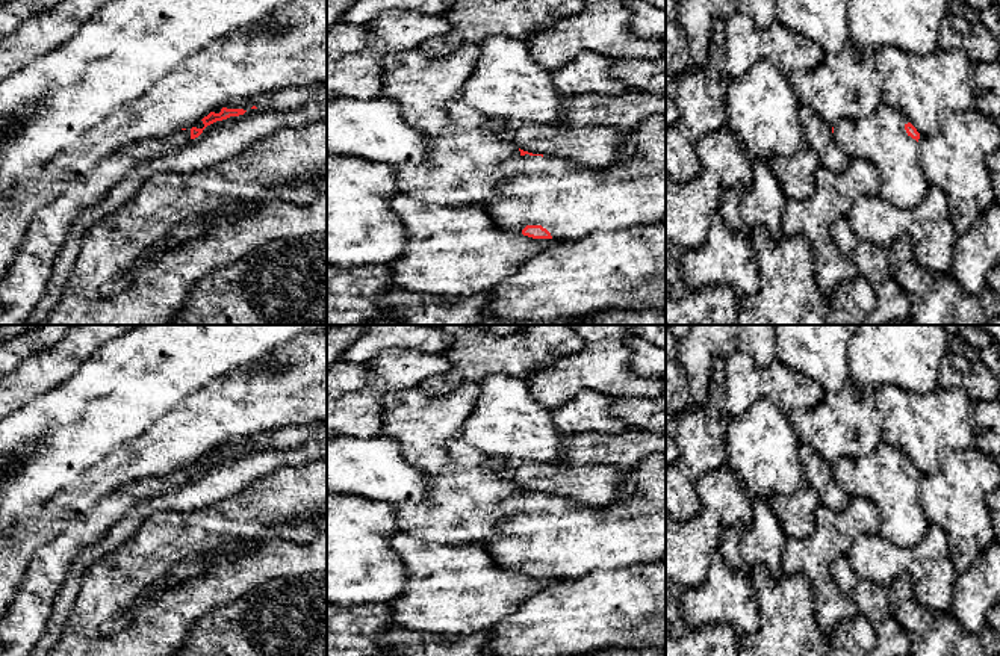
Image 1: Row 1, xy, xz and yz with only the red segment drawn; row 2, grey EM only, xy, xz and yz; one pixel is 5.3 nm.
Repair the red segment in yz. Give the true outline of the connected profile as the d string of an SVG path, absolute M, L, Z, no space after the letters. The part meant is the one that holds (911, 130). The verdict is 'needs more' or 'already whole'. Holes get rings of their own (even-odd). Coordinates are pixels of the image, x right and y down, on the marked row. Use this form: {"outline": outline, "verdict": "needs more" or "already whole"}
{"outline": "M882 103L873 116L847 118L832 127L837 147L850 159L865 159L879 171L879 196L899 209L917 207L927 193L918 153L920 133L897 109Z", "verdict": "needs more"}

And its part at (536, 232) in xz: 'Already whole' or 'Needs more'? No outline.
Needs more

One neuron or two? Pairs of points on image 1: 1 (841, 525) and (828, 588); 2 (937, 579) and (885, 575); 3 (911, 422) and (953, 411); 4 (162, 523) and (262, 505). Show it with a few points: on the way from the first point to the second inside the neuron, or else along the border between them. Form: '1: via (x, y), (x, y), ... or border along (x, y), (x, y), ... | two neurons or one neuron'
1: via (829, 540), (822, 547), (822, 573) | one neuron
2: via (925, 567), (897, 566) | one neuron
3: via (922, 422), (937, 422), (943, 416) | one neuron
4: via (186, 523), (221, 523), (238, 519) | one neuron

